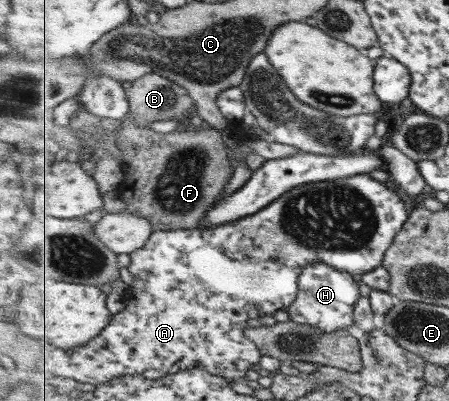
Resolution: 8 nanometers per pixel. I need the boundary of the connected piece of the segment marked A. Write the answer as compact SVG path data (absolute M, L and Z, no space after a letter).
M357 174L350 178L337 178L336 180L325 180L324 182L309 182L302 186L297 186L294 190L287 192L278 198L270 206L262 209L256 214L246 216L240 220L226 223L224 226L216 226L210 230L179 229L174 231L154 231L150 240L144 248L136 250L130 254L131 263L127 267L133 277L133 284L126 288L124 293L125 308L113 315L110 324L92 341L86 345L77 346L73 349L56 348L51 357L41 356L38 361L32 364L32 376L39 380L44 380L44 372L48 372L49 384L64 384L69 380L76 380L80 383L88 382L93 385L100 385L114 378L126 376L127 374L142 374L146 370L161 370L167 374L176 374L184 370L190 370L196 366L205 367L212 374L220 375L230 380L242 382L246 372L260 362L262 351L257 343L252 342L246 335L250 318L260 318L262 315L273 315L276 310L288 310L289 306L297 300L299 280L302 270L306 265L313 262L323 262L333 266L335 269L346 271L357 277L369 273L383 265L387 250L393 245L397 234L409 221L411 212L406 210L406 202L390 190L384 183L374 180L368 174Z

